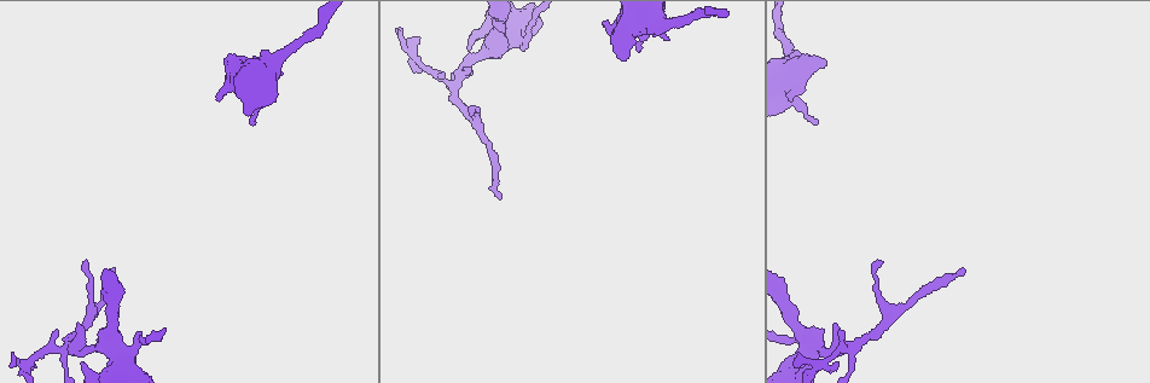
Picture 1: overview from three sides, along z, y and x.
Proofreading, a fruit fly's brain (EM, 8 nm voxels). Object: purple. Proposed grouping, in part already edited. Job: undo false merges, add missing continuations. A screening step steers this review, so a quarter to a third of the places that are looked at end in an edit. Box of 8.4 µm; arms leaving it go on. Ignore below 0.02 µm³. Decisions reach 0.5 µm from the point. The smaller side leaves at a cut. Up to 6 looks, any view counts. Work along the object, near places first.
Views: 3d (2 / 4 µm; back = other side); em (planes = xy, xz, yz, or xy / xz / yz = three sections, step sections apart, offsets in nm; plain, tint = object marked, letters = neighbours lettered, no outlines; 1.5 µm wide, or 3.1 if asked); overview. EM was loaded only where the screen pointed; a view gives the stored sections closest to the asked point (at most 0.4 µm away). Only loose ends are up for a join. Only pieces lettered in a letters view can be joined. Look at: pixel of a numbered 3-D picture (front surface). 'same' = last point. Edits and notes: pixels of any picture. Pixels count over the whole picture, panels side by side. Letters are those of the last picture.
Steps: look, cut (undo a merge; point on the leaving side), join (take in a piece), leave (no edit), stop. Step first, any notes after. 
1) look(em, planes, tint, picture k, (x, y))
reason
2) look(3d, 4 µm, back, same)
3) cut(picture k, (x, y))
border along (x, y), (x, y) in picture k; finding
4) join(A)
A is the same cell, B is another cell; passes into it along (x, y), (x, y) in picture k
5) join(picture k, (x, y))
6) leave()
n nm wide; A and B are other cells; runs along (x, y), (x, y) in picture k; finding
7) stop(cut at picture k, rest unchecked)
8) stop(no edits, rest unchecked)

look(em, xz, step 8, letters, picture 1, (83, 263))
thin end

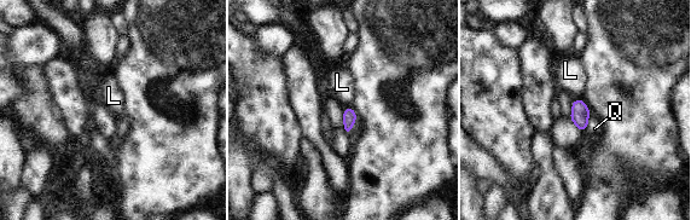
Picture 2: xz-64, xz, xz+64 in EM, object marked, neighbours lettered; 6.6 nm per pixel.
look(em, planes, letters, same)

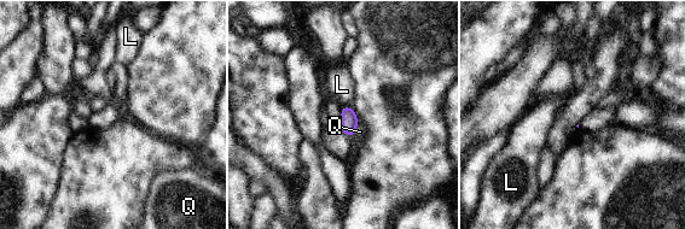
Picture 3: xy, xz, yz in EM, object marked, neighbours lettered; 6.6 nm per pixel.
leave()
L and Q are other cells; none of them fits

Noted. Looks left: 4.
look(em, planes, letters, picture 1, (498, 197))
thin end

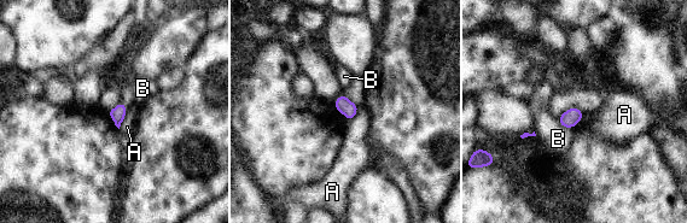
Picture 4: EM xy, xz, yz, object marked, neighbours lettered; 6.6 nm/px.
leave()
90 nm wide; A and B are other cells; border along (127, 109), (123, 122), (118, 128) in picture 4; no lettered piece goes on from it

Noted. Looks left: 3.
look(em, yz, step 4, tint, picture 1, (456, 79))
four or more arms meet

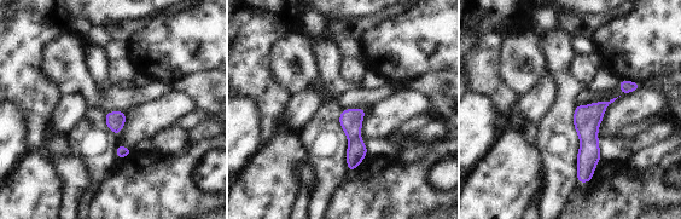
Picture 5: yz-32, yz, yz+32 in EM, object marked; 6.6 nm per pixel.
look(em, planes, letters, same)

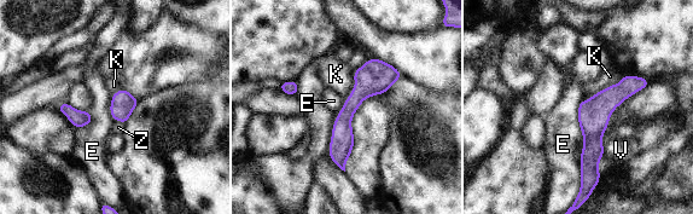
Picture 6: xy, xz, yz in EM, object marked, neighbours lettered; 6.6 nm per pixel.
leave()
E, K, V and Z are other cells; border along (582, 100), (580, 189) in picture 6; continuous, no second neuron

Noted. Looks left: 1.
stop(no edits, rest unchecked)

